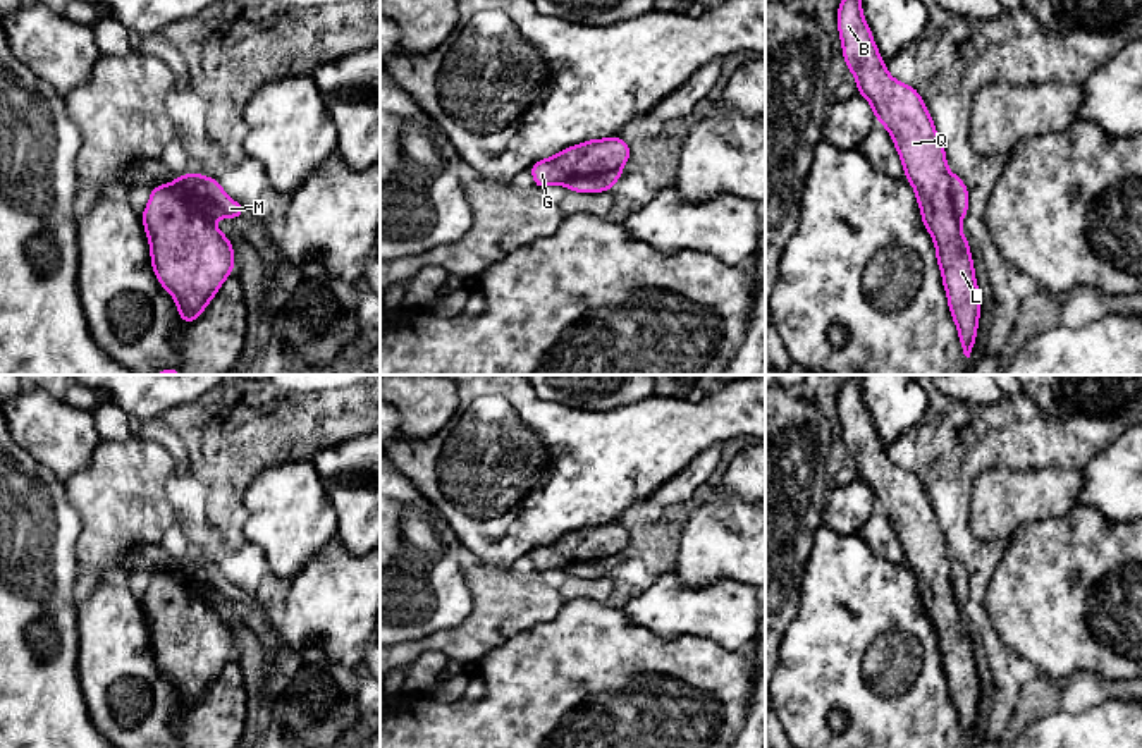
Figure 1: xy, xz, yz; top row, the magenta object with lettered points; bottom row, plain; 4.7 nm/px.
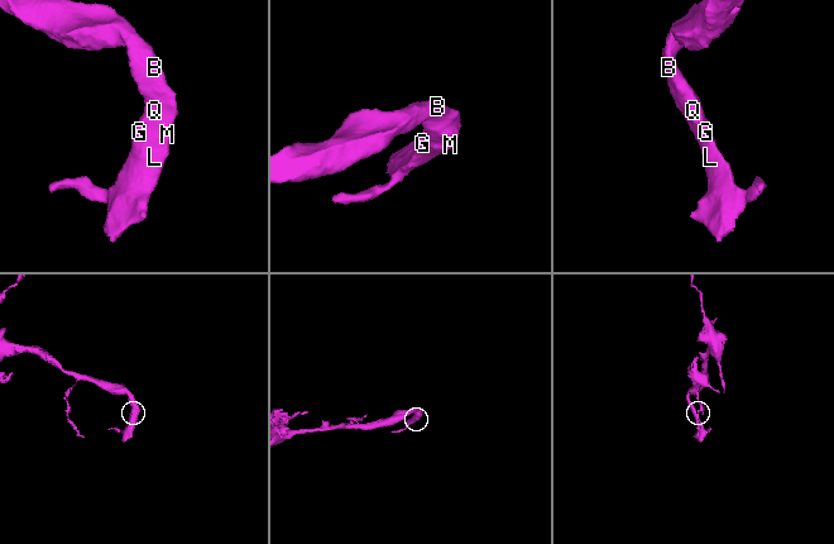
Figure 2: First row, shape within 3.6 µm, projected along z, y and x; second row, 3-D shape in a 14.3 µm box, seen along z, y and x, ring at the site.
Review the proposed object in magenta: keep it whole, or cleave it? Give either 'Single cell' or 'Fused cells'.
Fused cells

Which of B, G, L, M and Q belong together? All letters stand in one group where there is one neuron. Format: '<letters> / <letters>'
B G L Q / M

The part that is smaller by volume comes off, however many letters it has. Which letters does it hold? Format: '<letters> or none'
M

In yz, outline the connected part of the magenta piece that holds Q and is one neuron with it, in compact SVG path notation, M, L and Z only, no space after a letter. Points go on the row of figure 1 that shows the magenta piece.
M841 0L838 31L843 60L856 79L858 95L872 105L877 122L893 138L906 181L915 189L922 224L936 244L948 306L958 328L963 354L970 358L980 316L980 294L961 218L951 203L951 174L944 144L918 91L896 81L872 38L862 0Z

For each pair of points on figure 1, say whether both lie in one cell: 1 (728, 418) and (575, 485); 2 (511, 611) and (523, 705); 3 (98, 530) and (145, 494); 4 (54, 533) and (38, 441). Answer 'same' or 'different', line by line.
1: same
2: different
3: same
4: different

